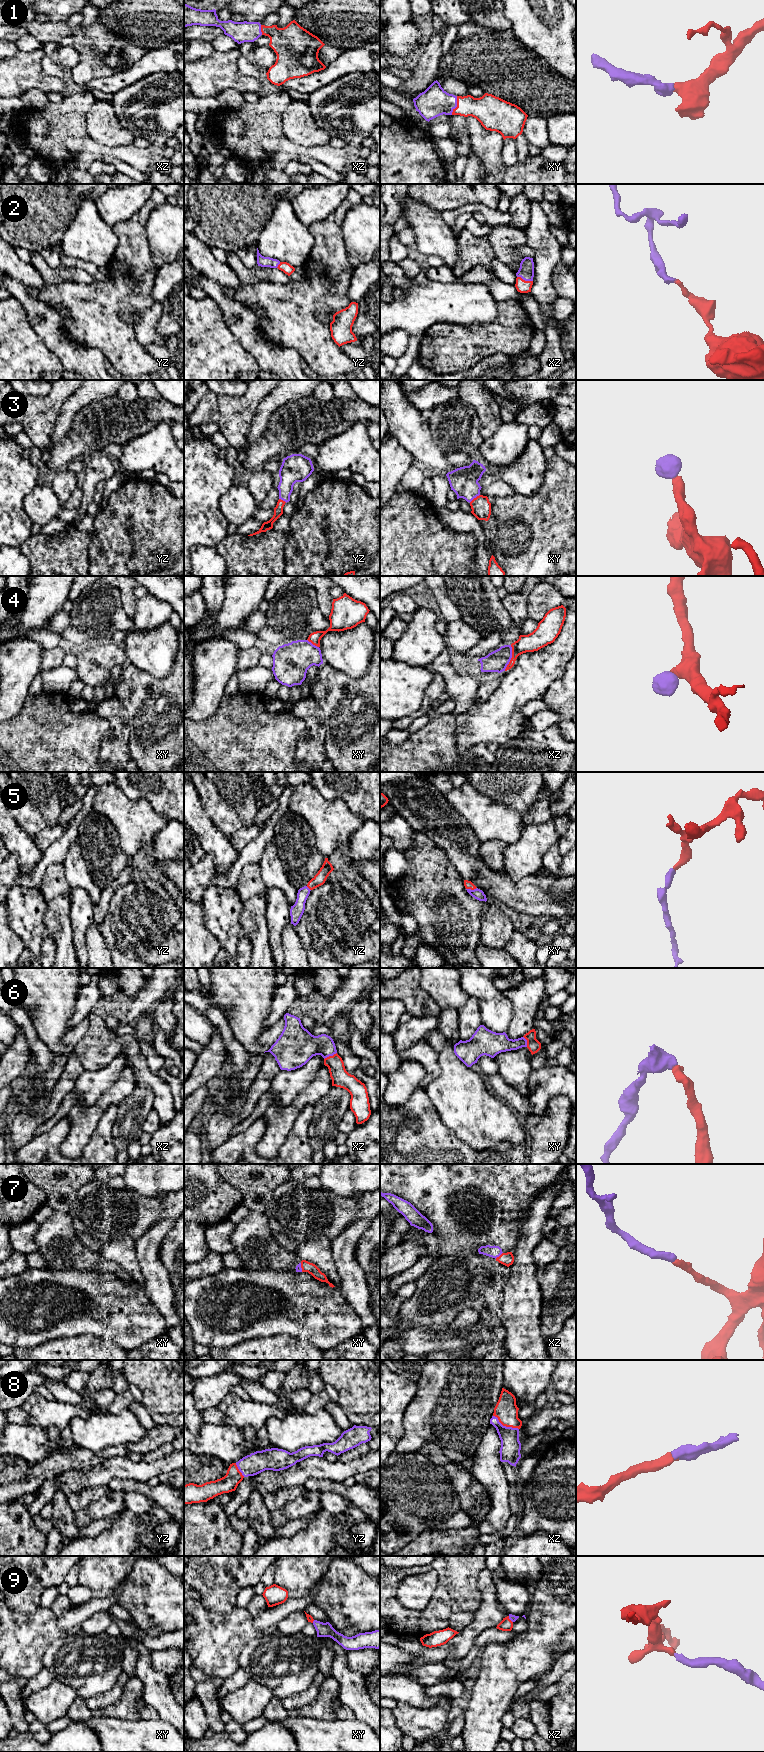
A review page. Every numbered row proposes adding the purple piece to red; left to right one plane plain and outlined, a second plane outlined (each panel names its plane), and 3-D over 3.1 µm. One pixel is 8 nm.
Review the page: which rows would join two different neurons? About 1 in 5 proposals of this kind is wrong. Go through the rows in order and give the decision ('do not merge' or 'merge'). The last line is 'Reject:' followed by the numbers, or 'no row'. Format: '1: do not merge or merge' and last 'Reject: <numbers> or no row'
1: merge
2: merge
3: merge
4: do not merge
5: merge
6: merge
7: merge
8: merge
9: merge
Reject: 4

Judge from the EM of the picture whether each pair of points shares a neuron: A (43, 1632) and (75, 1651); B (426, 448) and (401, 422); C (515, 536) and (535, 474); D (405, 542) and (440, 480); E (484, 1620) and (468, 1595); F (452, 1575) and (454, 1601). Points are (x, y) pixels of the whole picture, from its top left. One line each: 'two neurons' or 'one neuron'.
A: two neurons
B: one neuron
C: two neurons
D: two neurons
E: two neurons
F: one neuron

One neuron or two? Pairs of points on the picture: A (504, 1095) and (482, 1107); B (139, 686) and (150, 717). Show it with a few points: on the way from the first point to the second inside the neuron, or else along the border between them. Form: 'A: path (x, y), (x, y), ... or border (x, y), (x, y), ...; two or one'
A: border (493, 1094), (514, 1110); two
B: path (142, 694), (150, 702), (150, 709); one

